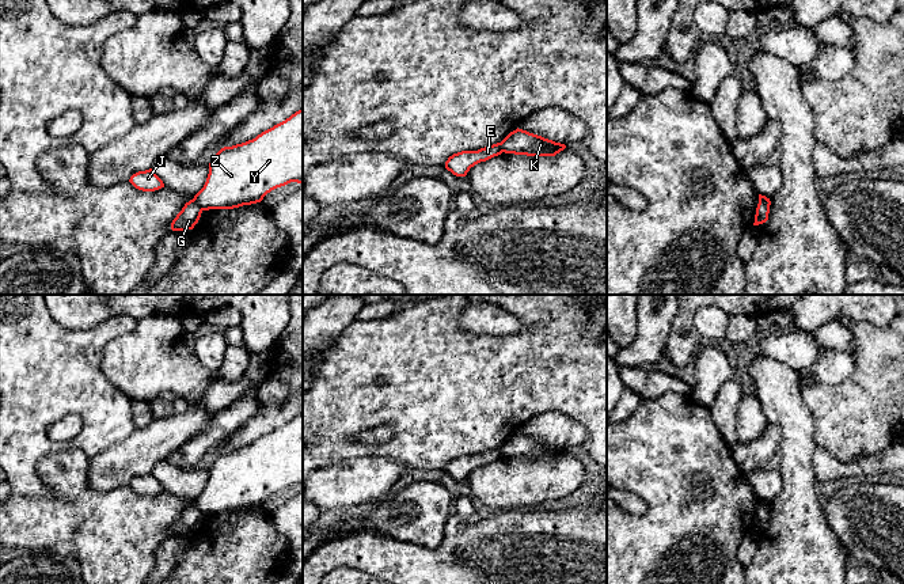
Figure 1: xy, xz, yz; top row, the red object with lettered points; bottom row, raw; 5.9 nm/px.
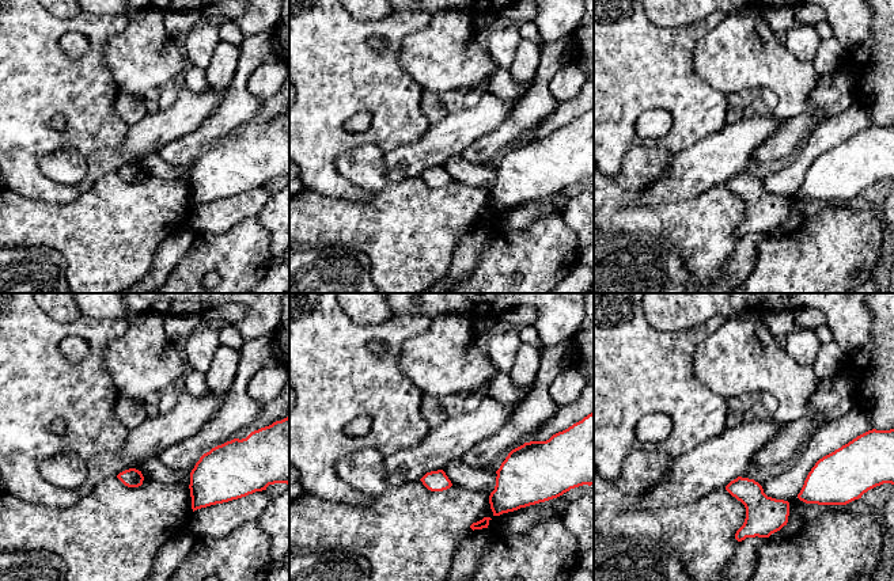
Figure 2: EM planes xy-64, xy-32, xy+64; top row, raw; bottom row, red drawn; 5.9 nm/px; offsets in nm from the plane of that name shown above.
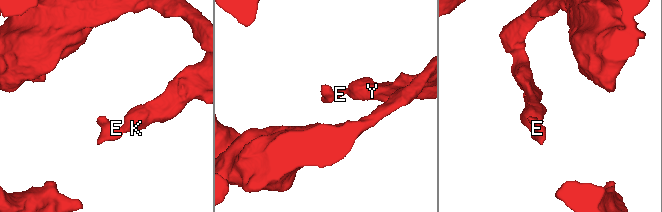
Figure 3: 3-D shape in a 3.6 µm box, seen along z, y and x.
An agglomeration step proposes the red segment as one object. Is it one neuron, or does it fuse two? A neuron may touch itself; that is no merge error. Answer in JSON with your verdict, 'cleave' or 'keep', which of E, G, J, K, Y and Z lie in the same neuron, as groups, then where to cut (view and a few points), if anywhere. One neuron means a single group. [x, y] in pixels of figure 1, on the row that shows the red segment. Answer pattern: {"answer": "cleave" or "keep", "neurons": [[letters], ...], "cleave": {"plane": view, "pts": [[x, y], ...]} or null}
{"answer": "cleave", "neurons": [["E", "G", "J"], ["K", "Y", "Z"]], "cleave": {"plane": "xy", "pts": [[193, 198], [202, 209]]}}

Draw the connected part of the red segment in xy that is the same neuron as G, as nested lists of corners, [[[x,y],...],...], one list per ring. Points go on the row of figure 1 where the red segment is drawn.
[[[193,198],[185,204],[182,211],[176,215],[176,217],[171,223],[172,231],[186,231],[193,230],[201,217],[202,209]]]

